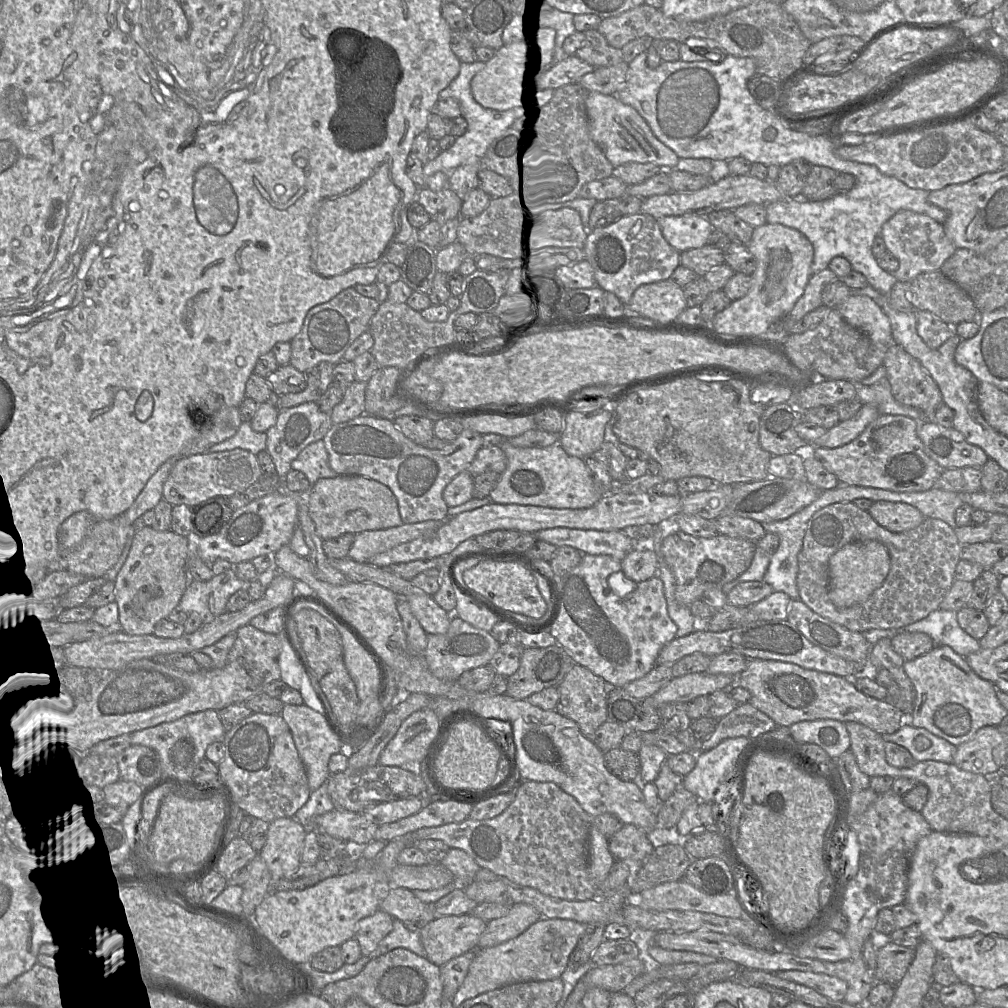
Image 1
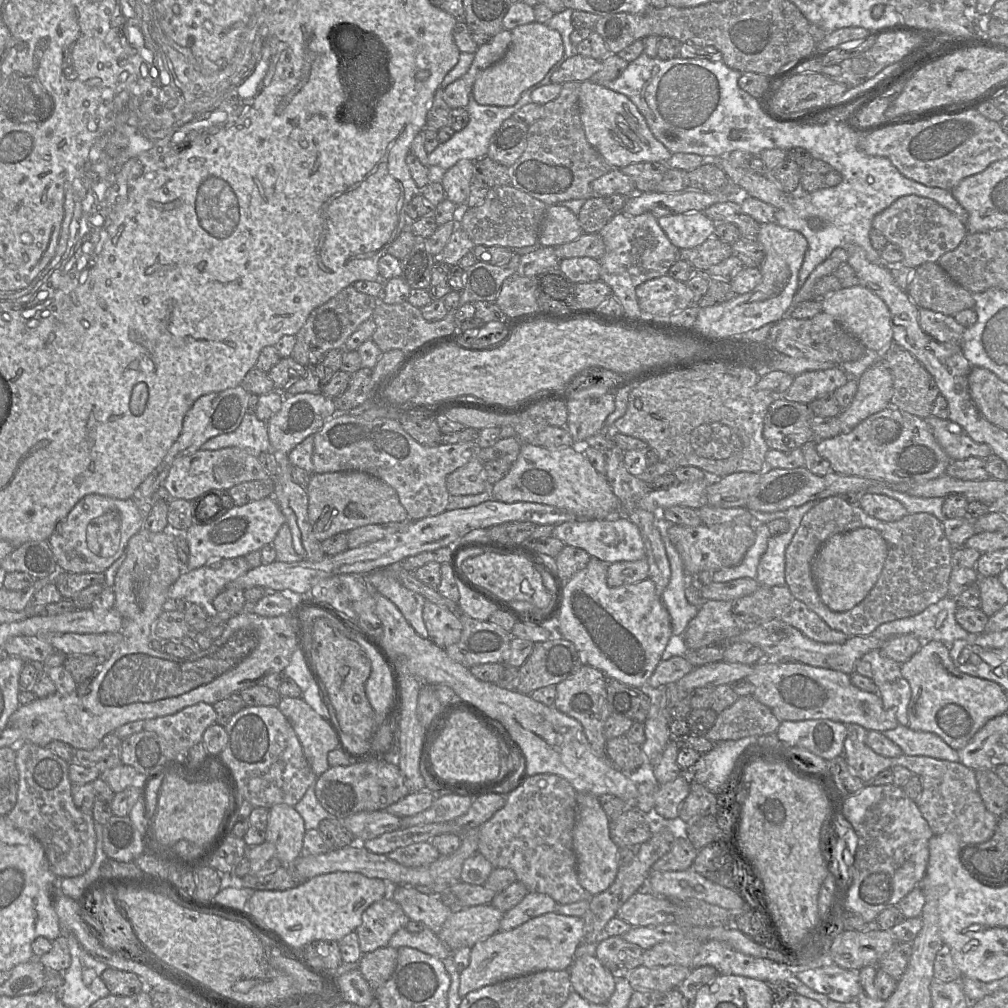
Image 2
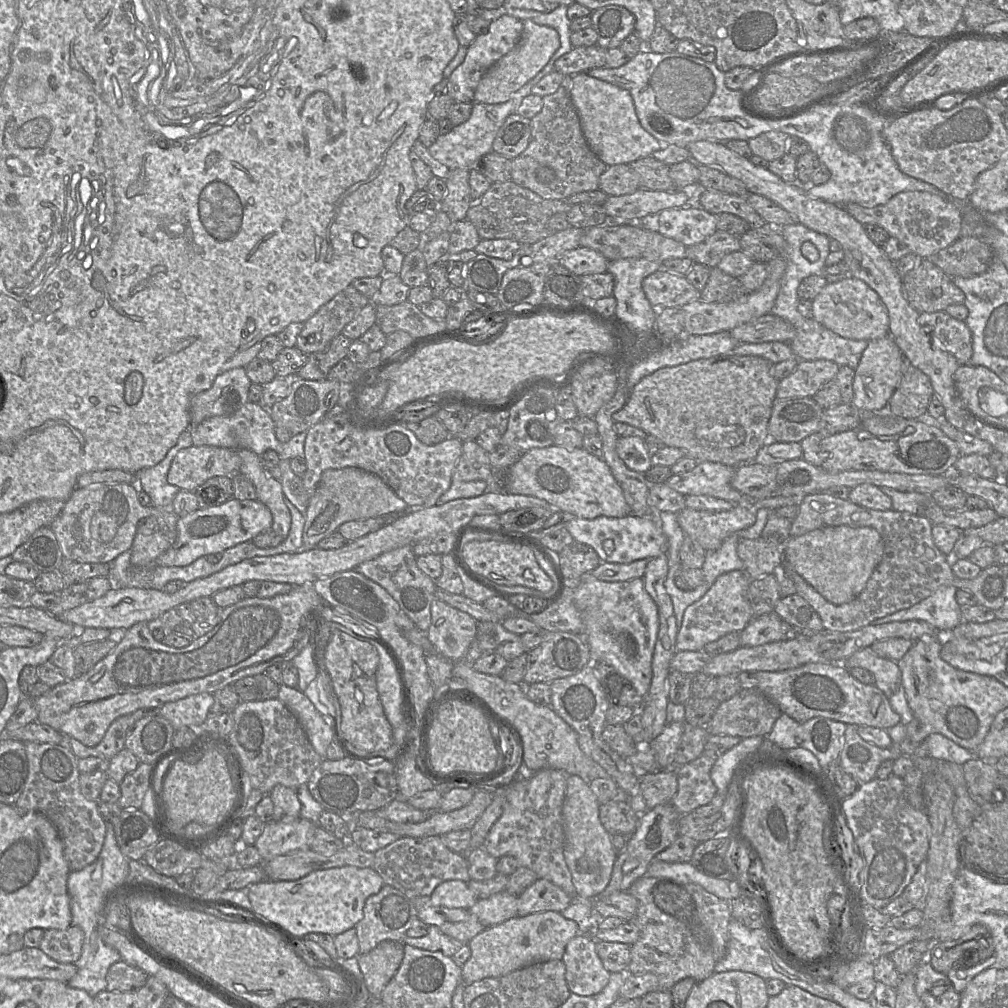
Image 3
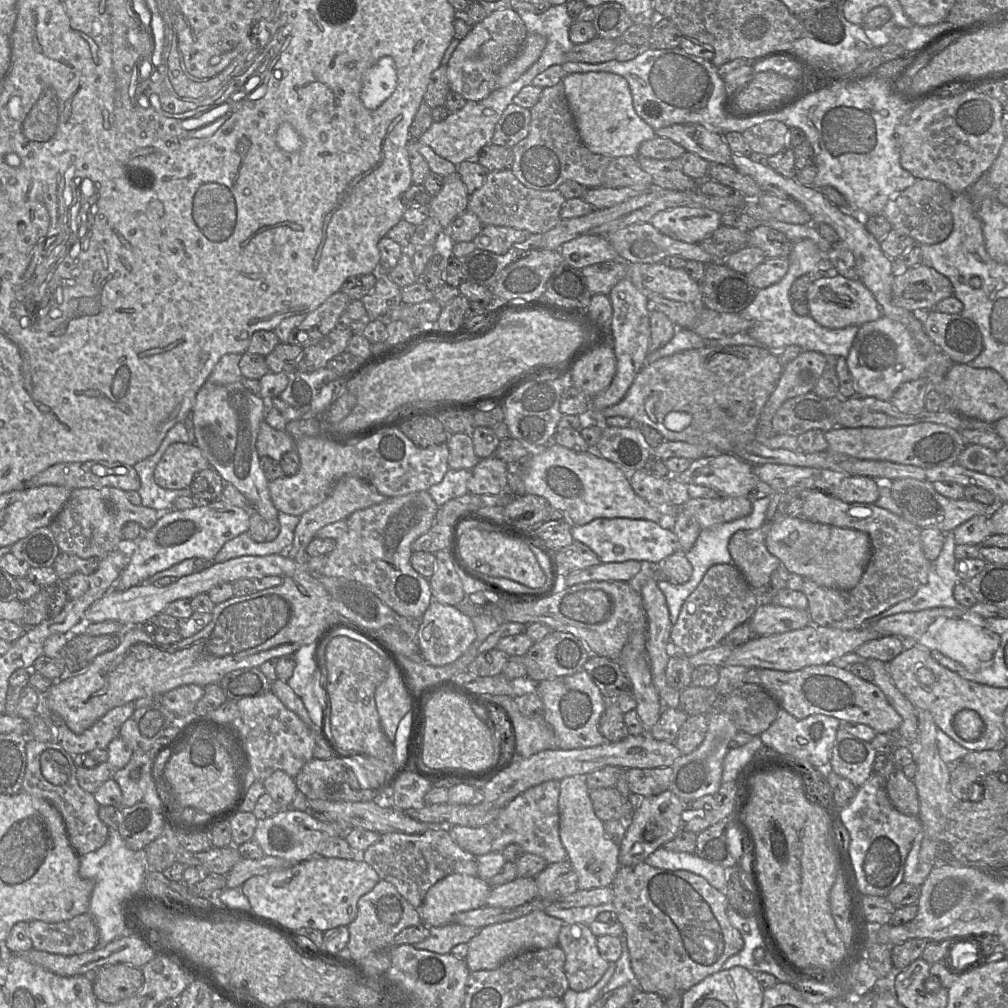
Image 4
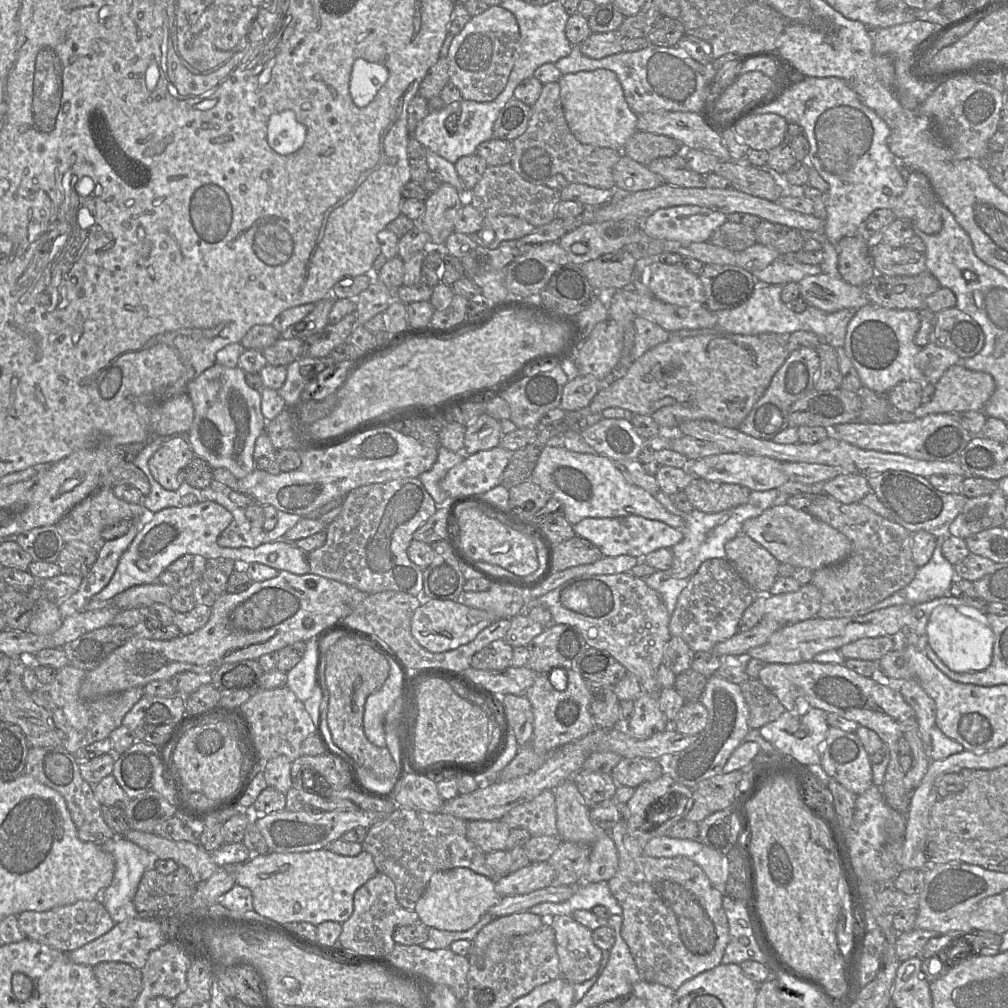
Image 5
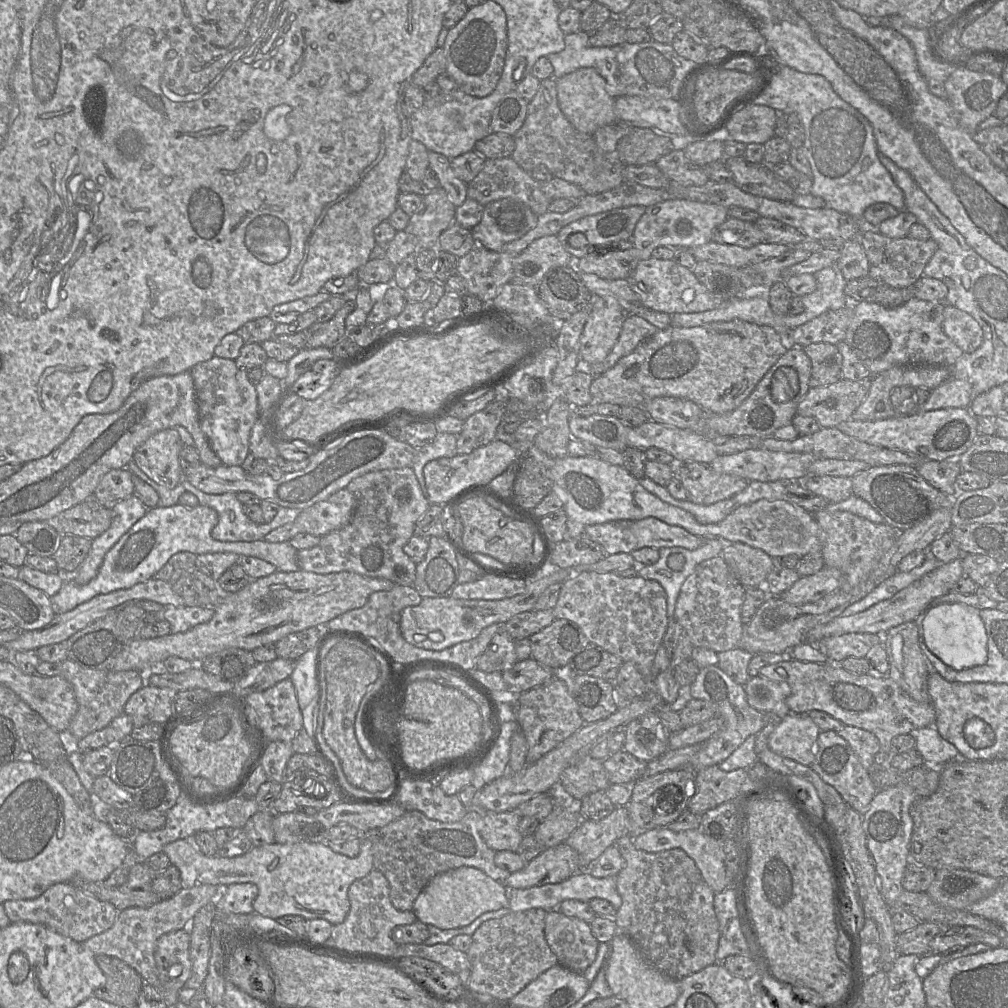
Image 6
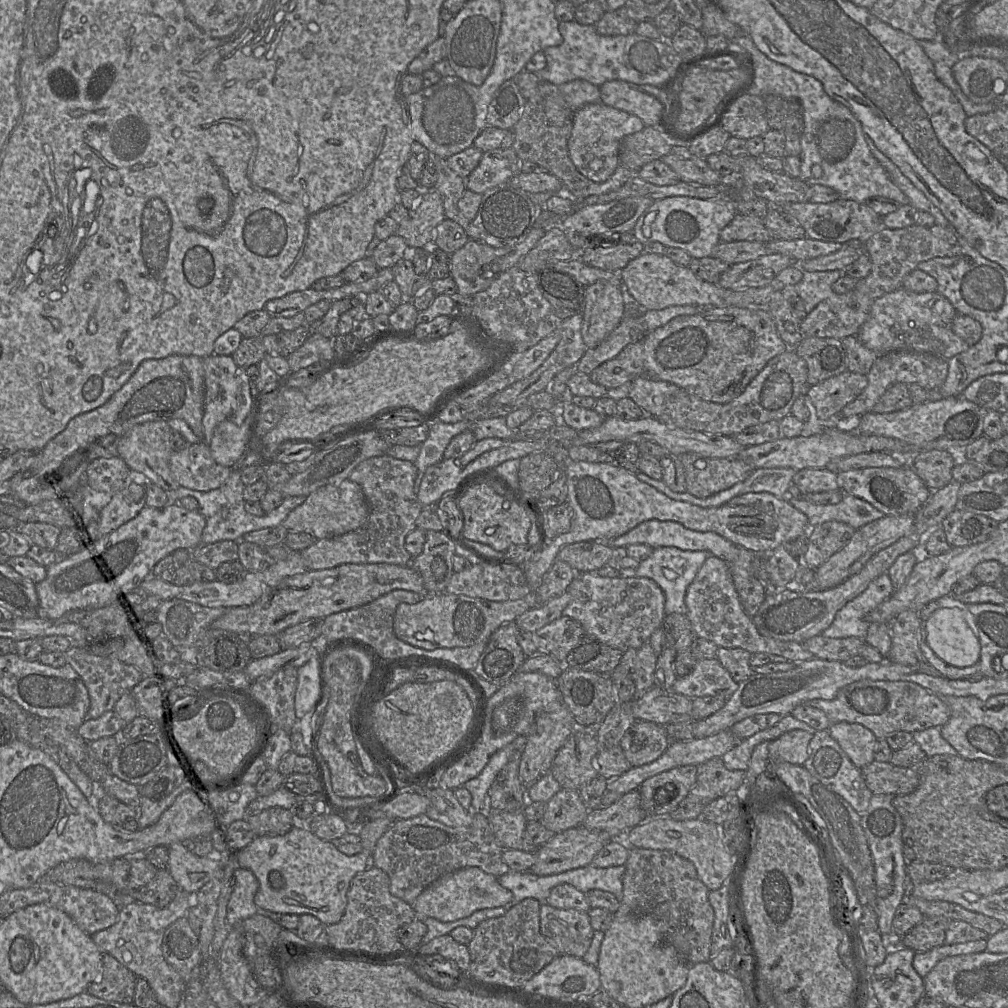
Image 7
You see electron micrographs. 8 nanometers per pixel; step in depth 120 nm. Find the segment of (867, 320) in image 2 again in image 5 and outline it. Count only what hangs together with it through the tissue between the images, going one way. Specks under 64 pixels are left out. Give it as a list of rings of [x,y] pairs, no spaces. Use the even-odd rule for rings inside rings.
[[[824,273],[806,276],[798,282],[800,296],[808,306],[832,313],[842,309],[860,309],[869,304],[862,287]]]

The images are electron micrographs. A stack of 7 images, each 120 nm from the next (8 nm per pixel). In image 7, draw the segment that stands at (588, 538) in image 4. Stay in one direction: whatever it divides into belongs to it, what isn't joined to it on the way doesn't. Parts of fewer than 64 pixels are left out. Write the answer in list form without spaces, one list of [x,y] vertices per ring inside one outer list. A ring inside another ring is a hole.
[[[657,519],[642,522],[627,533],[606,542],[608,542],[616,552],[624,552],[625,548],[632,544],[647,544],[653,549],[660,547],[676,547],[687,551],[708,551],[711,555],[715,555],[724,560],[728,565],[735,562],[740,553],[740,548],[743,548],[738,547],[715,532],[698,532],[686,528],[679,522],[660,521]]]

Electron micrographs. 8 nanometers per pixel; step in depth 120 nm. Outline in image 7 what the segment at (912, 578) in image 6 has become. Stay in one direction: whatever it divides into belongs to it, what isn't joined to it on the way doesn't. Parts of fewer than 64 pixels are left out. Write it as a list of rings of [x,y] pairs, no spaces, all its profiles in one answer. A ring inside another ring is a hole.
[[[887,573],[880,575],[857,597],[846,603],[822,635],[830,638],[865,639],[869,628],[868,615],[894,593]]]

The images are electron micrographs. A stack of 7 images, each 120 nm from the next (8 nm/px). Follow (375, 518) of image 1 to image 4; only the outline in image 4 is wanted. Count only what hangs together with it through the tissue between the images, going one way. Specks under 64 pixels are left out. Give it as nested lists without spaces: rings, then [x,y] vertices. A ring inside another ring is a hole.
[[[343,476],[331,489],[323,502],[300,515],[299,523],[294,531],[294,538],[286,555],[296,562],[306,562],[308,555],[306,548],[316,537],[316,533],[322,527],[346,519],[353,512],[371,507],[385,501],[388,497],[381,494],[373,485],[355,476]]]

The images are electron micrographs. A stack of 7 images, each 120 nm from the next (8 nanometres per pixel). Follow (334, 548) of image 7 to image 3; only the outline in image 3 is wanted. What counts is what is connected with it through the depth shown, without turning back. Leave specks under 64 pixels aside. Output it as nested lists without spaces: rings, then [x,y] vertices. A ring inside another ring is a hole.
[[[412,545],[385,552],[374,559],[359,564],[353,570],[384,588],[420,631],[428,630],[431,623],[430,606],[435,599],[436,584],[417,567]]]

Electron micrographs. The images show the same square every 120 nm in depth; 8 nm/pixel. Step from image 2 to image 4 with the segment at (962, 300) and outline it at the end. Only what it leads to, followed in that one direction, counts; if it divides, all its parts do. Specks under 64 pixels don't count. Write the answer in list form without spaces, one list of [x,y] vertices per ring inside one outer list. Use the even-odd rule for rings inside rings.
[[[919,264],[908,269],[896,267],[892,302],[908,311],[933,310],[943,299],[953,296],[950,280],[934,268]]]

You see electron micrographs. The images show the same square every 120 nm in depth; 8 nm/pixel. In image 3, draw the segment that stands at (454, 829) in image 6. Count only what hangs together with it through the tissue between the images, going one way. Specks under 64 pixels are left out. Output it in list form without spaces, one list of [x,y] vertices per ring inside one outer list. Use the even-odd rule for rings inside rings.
[[[402,836],[395,842],[374,853],[372,867],[390,885],[409,898],[430,896],[434,889],[448,880],[471,880],[465,854],[453,852],[441,840],[441,836],[412,838]]]

